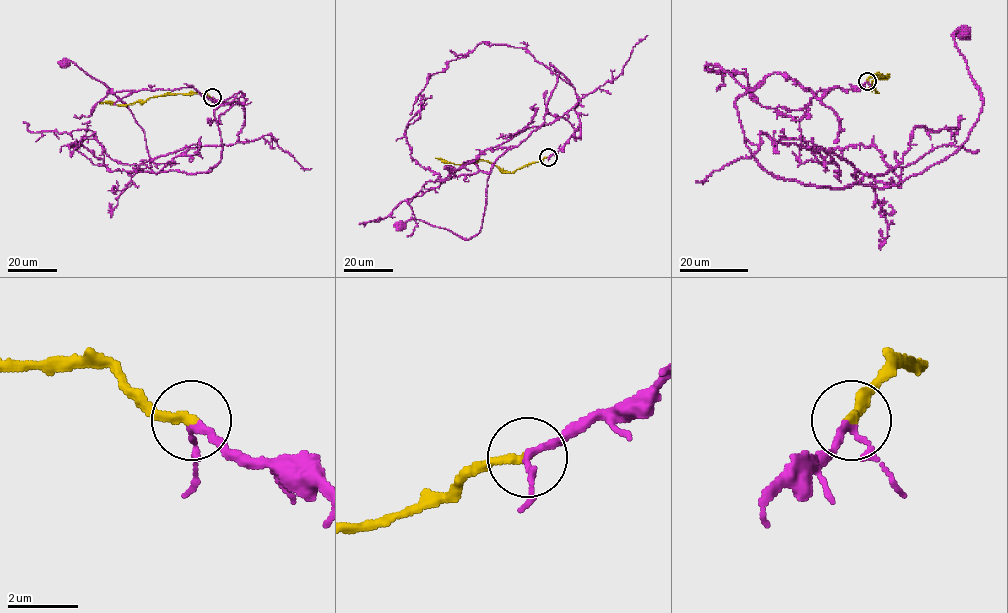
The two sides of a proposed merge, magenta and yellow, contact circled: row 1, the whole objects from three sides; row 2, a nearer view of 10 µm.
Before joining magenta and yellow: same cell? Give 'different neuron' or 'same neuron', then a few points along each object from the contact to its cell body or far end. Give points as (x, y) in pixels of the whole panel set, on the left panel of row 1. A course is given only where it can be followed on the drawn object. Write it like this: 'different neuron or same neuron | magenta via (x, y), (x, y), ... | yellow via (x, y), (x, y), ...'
same neuron | magenta via (212, 97), (244, 110), (242, 95), (214, 111), (221, 159), (207, 172), (157, 173), (131, 111), (65, 63) | yellow via (212, 97), (202, 93), (172, 94), (125, 105), (99, 102)

